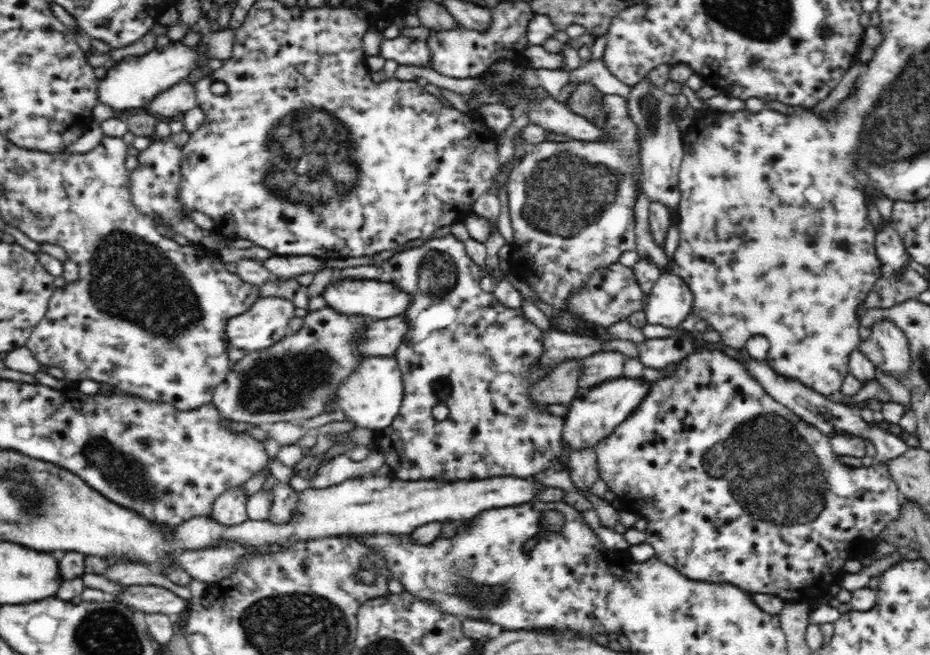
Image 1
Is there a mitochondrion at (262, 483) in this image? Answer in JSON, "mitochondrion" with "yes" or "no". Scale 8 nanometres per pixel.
{"mitochondrion":"no"}

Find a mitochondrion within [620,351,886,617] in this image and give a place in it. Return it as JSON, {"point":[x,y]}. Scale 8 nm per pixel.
{"point":[783,481]}

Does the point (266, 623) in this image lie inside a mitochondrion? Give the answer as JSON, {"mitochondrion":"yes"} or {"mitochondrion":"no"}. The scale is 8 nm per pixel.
{"mitochondrion":"yes"}

